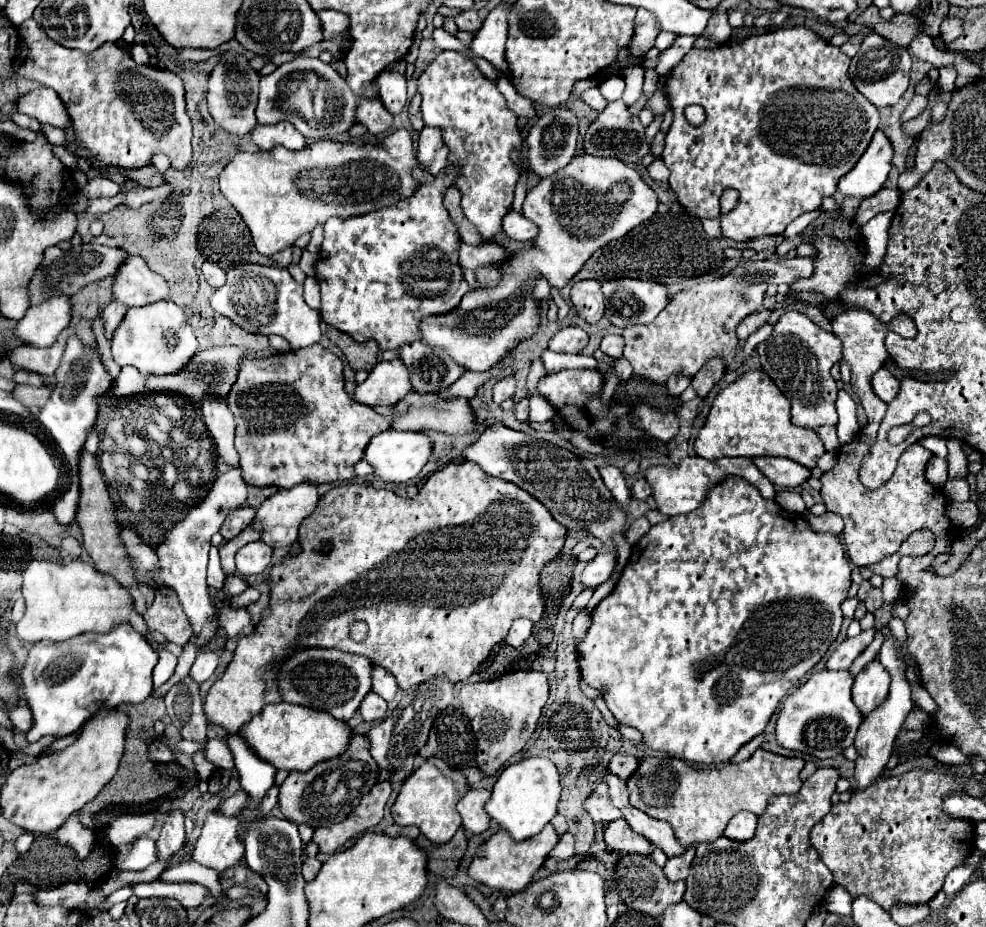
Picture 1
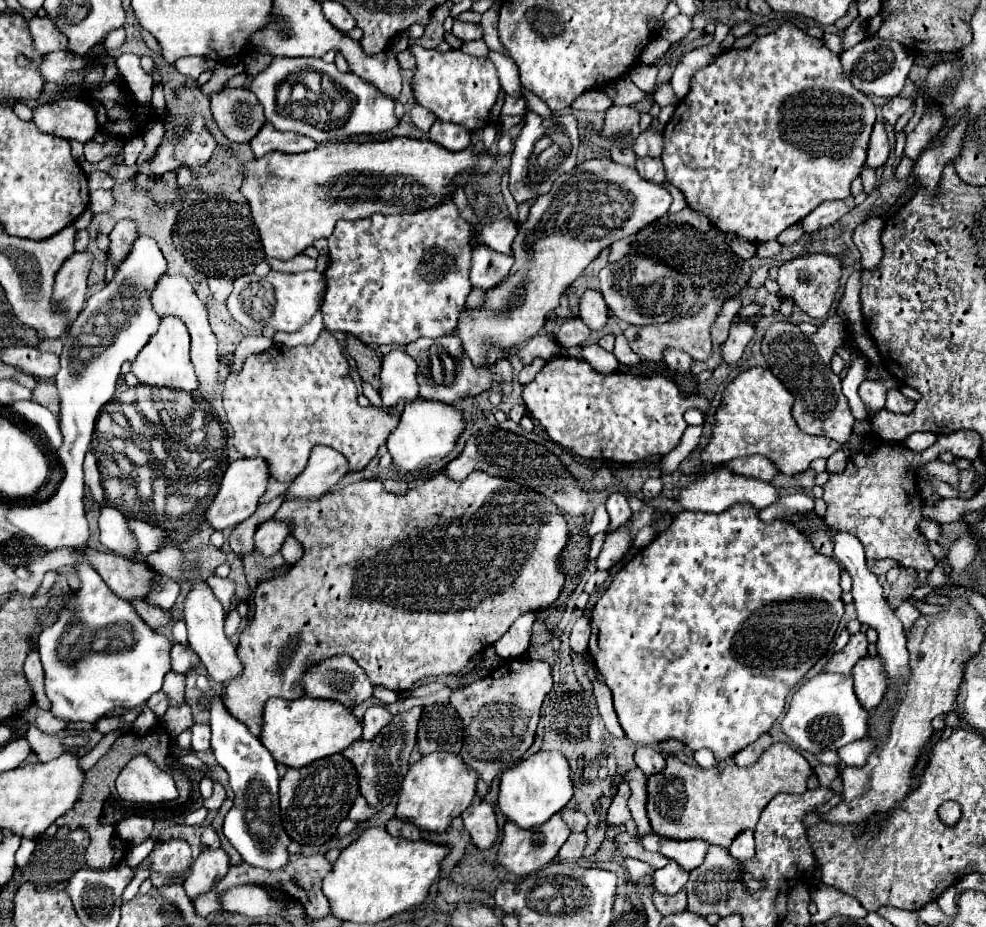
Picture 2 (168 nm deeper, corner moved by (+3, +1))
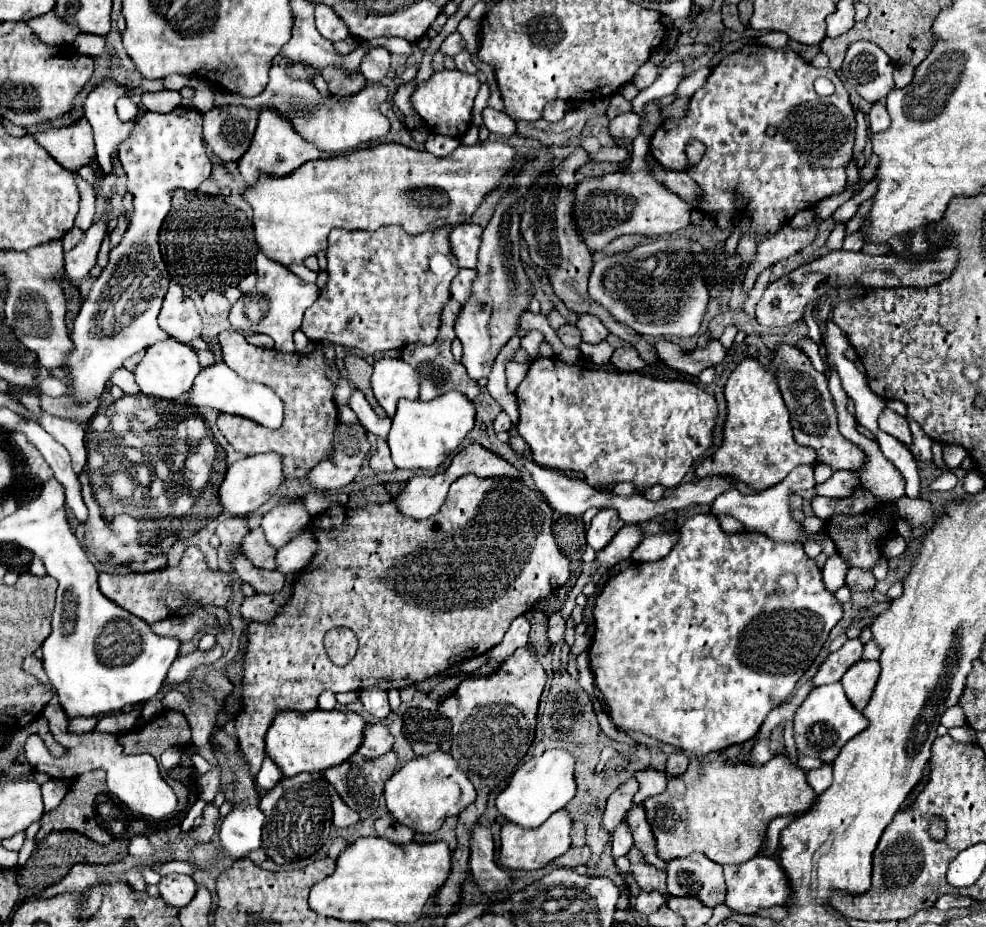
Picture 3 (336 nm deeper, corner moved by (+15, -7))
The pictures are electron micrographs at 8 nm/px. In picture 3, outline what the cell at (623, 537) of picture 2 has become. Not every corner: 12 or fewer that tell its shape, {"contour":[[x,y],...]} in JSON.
{"contour":[[625,524],[601,554],[597,566],[627,560],[643,540],[643,530]]}

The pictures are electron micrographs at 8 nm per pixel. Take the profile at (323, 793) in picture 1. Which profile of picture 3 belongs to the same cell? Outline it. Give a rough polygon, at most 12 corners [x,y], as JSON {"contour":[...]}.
{"contour":[[321,774],[283,778],[261,796],[263,850],[305,860],[329,838]]}

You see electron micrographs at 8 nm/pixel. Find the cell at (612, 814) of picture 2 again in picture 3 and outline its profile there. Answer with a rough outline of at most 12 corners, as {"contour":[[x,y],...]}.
{"contour":[[627,780],[607,800],[603,826],[613,832],[631,808],[639,784]]}

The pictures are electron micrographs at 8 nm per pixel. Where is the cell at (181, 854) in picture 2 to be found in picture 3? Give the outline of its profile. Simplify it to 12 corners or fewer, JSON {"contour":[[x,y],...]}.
{"contour":[[169,874],[159,892],[181,910],[193,900],[197,884],[187,874]]}

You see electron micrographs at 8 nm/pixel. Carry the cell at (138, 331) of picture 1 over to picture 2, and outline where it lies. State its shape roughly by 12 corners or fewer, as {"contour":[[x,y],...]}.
{"contour":[[177,316],[131,362],[147,386],[197,390],[189,332]]}

